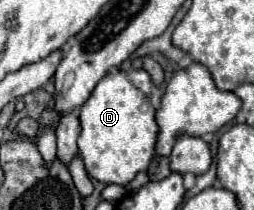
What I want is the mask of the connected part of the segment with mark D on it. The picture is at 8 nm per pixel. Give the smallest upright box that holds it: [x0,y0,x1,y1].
[78,68,158,186]

